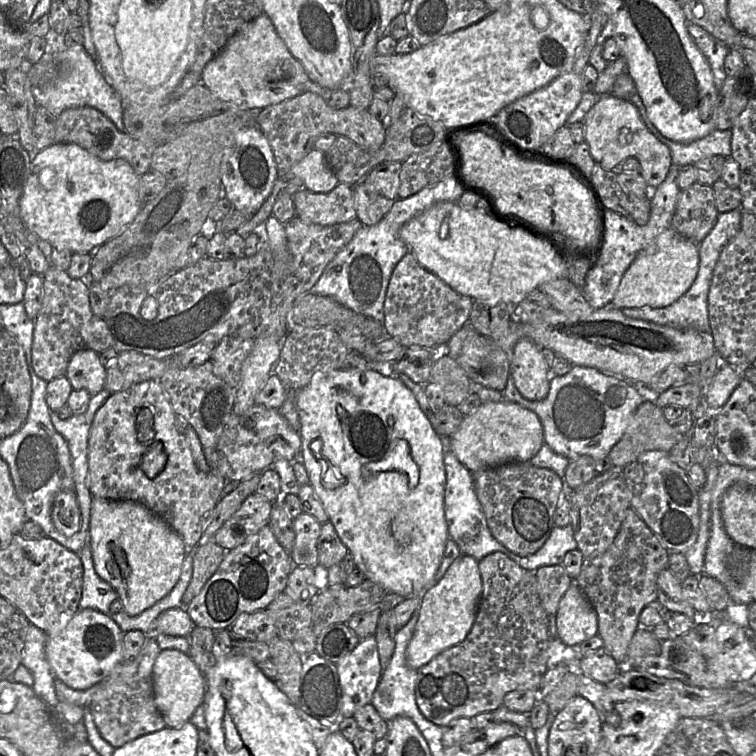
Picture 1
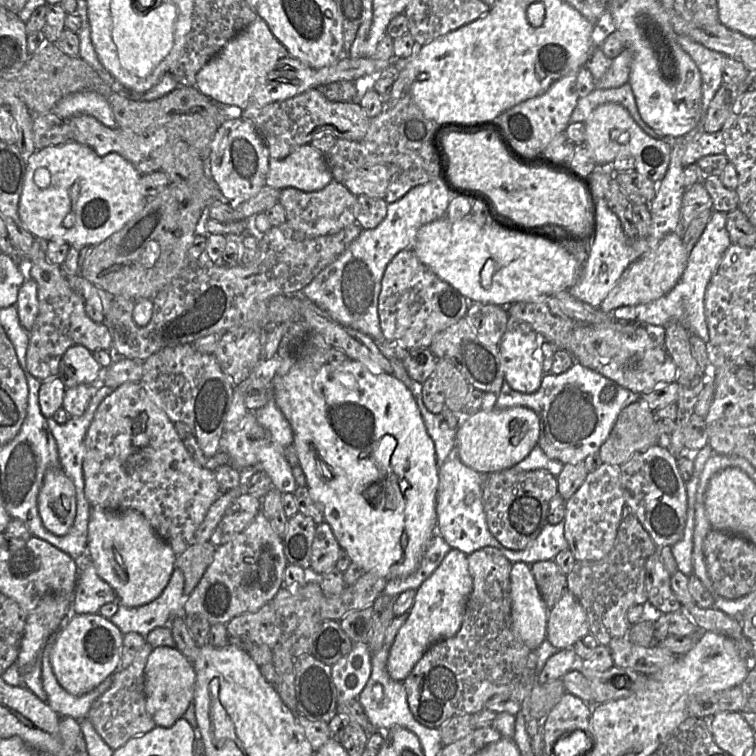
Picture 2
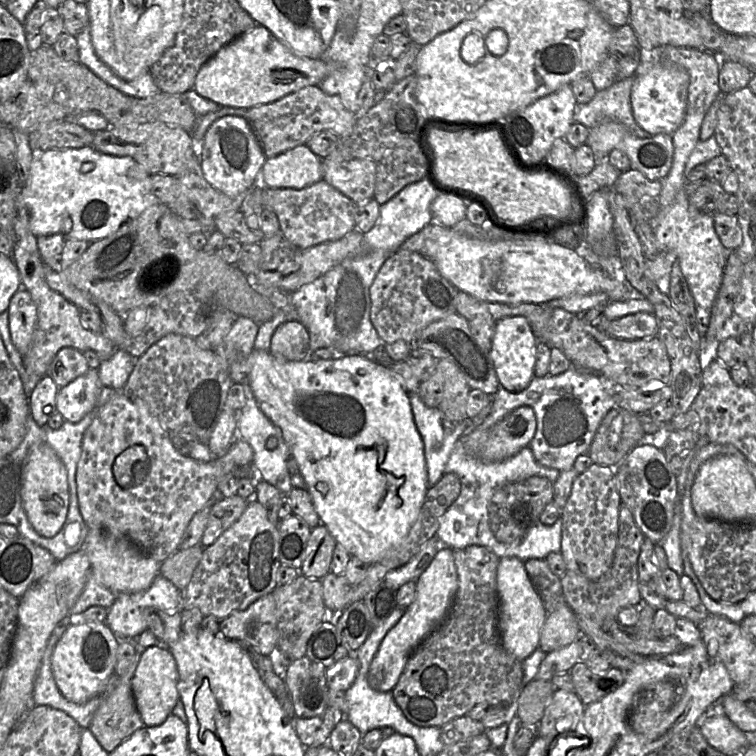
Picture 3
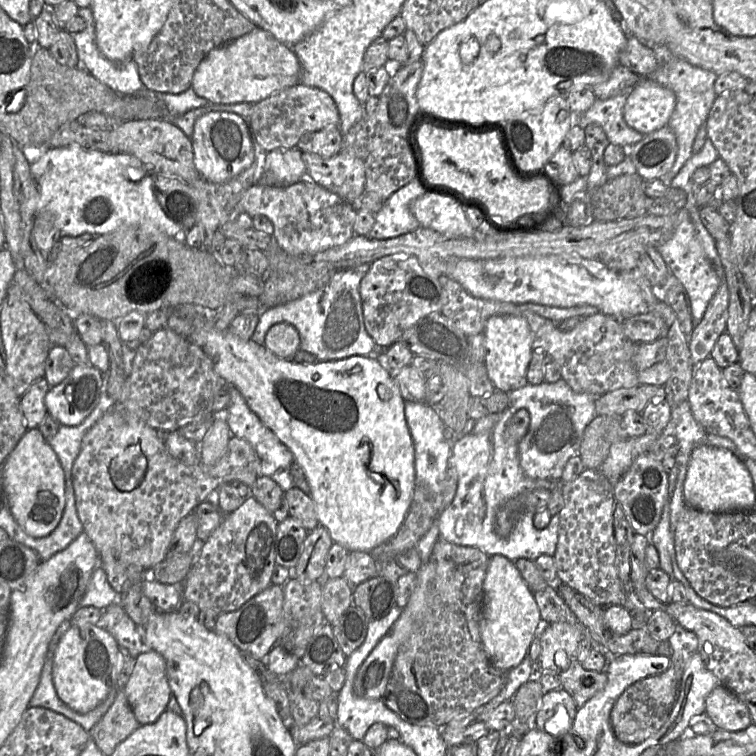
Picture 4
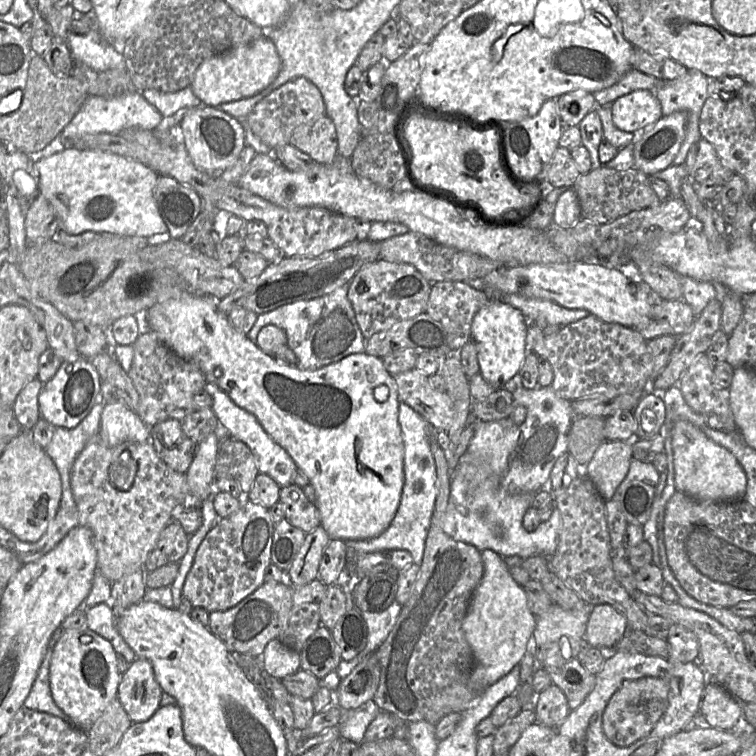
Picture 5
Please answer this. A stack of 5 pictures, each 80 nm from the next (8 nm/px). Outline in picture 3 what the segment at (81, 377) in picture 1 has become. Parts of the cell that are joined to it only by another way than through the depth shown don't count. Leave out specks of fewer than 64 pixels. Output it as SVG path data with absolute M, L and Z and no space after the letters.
M72 347L58 351L47 372L59 388L68 385L79 376L86 374L90 367L83 353Z

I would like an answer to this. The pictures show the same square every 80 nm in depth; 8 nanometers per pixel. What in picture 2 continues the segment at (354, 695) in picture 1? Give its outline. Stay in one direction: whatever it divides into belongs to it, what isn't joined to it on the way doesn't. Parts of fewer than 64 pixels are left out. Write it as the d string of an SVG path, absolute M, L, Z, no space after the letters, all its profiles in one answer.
M359 642L354 644L348 655L332 665L331 675L337 689L338 702L358 698L371 675L371 658L368 643Z

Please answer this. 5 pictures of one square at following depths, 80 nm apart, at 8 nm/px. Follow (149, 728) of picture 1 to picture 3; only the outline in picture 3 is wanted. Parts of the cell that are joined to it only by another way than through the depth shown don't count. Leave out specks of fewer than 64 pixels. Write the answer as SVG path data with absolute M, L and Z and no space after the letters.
M137 644L134 661L117 687L103 699L90 724L93 735L109 754L135 731L144 727L132 692L132 678L139 663L142 649Z

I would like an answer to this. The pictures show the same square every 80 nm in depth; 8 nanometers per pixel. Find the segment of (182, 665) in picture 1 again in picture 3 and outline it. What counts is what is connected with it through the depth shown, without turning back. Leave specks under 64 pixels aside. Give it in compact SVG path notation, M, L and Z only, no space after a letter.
M157 644L142 651L131 685L136 707L144 726L159 726L172 714L174 706L180 699L177 681L177 664L168 647Z

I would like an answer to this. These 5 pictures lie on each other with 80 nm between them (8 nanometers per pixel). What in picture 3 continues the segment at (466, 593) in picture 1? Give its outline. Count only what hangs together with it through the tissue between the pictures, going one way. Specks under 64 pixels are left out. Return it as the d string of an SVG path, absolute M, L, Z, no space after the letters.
M443 547L416 581L415 598L399 622L386 634L373 658L367 681L371 689L390 692L417 646L445 619L458 589L453 549Z

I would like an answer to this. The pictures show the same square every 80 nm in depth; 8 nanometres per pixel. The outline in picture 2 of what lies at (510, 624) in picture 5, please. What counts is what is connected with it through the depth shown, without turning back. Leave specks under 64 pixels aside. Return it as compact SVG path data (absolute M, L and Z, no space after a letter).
M512 564L510 572L511 620L514 634L532 650L547 636L549 610L537 587L530 565Z

